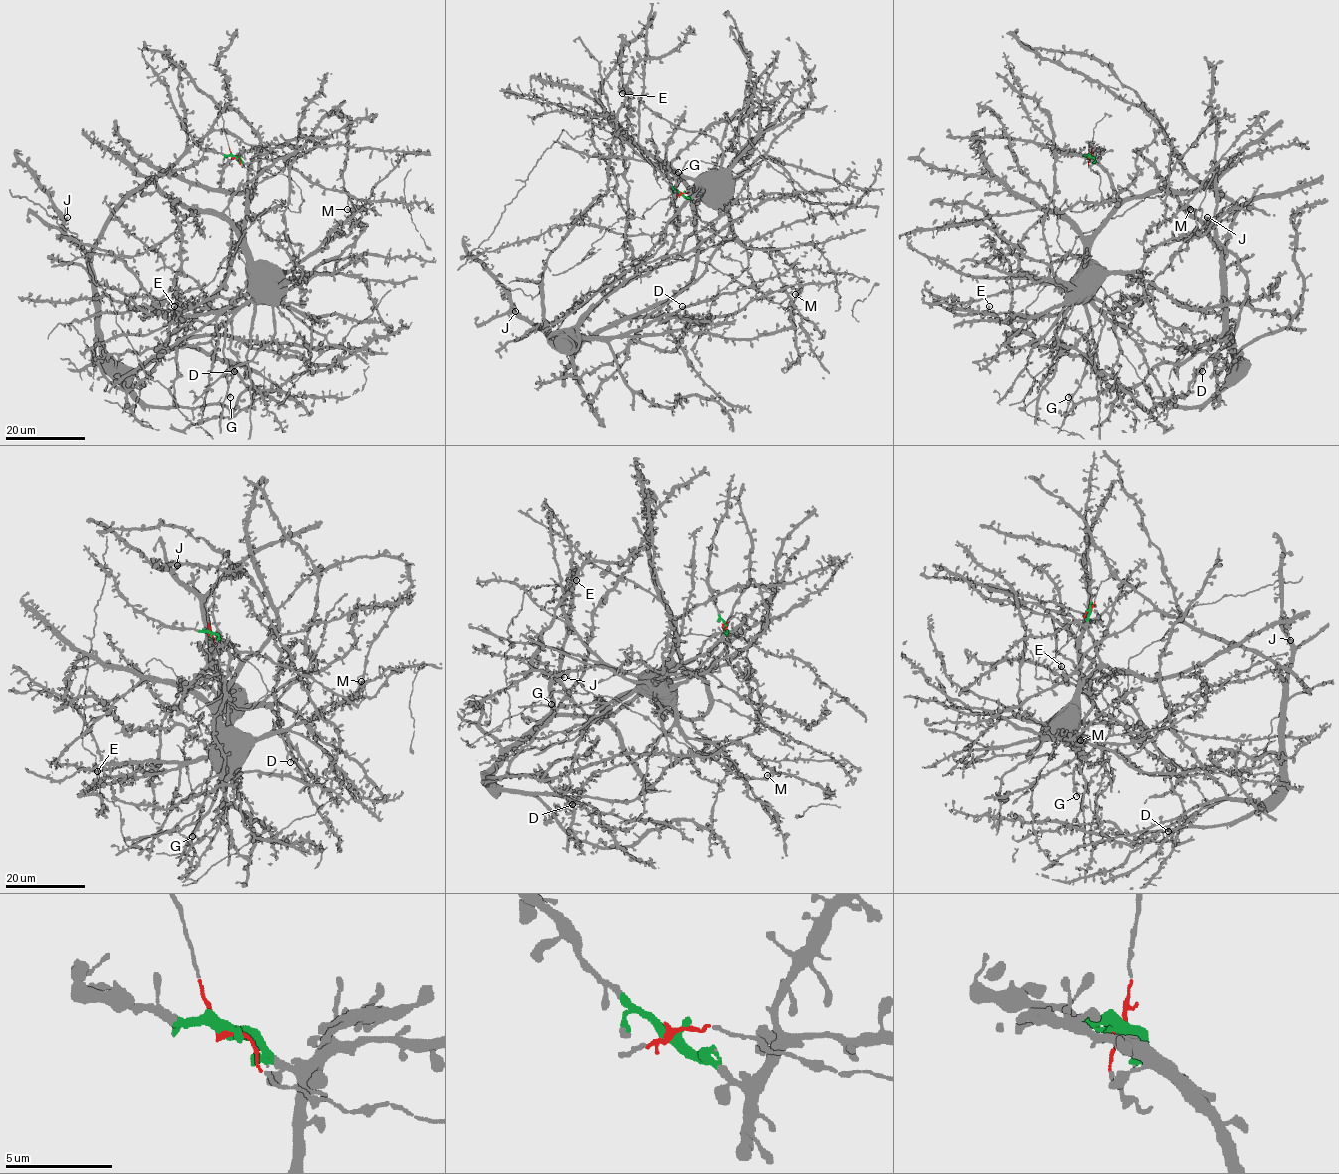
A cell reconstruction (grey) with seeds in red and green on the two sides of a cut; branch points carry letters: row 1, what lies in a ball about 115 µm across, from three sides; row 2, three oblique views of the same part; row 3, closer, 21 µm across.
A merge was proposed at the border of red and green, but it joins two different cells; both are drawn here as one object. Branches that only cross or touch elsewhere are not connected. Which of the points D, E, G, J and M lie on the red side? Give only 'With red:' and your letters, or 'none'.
With red: D, E, J

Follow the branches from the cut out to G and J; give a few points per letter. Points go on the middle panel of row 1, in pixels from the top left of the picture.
G: (681, 194), (695, 204), (695, 221), (693, 199), (699, 195), (680, 209), (672, 205), (674, 176), (678, 172)
J: (681, 194), (750, 206), (739, 176), (686, 162), (667, 198), (628, 219), (621, 283), (569, 332), (515, 312)

